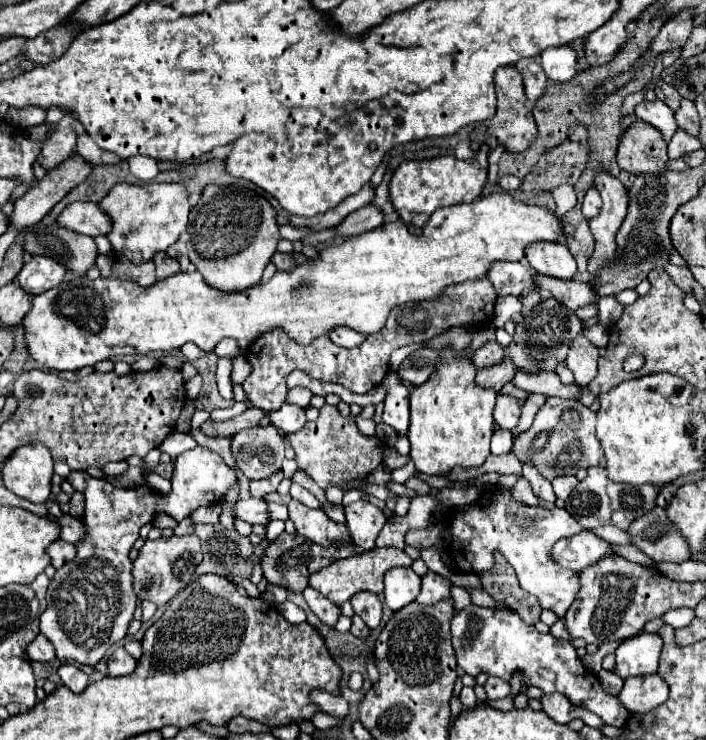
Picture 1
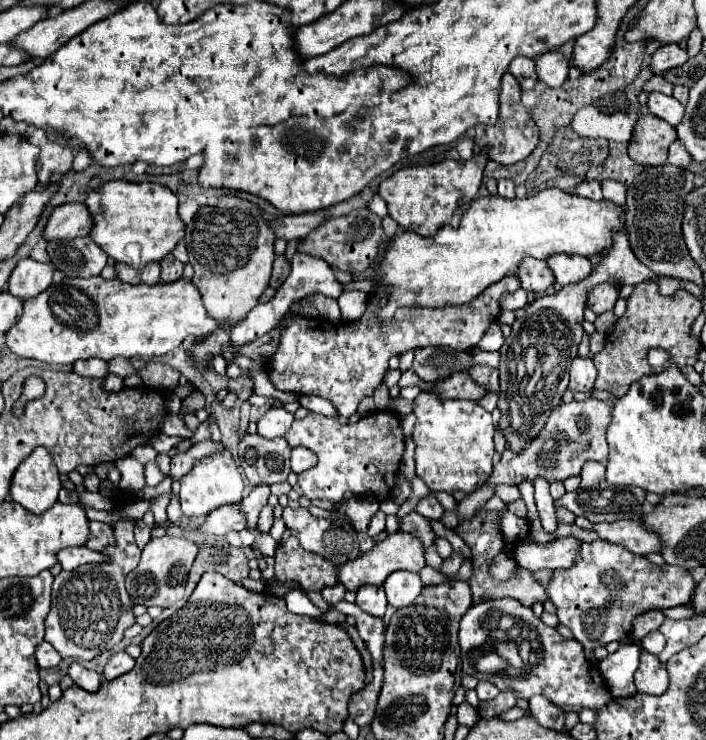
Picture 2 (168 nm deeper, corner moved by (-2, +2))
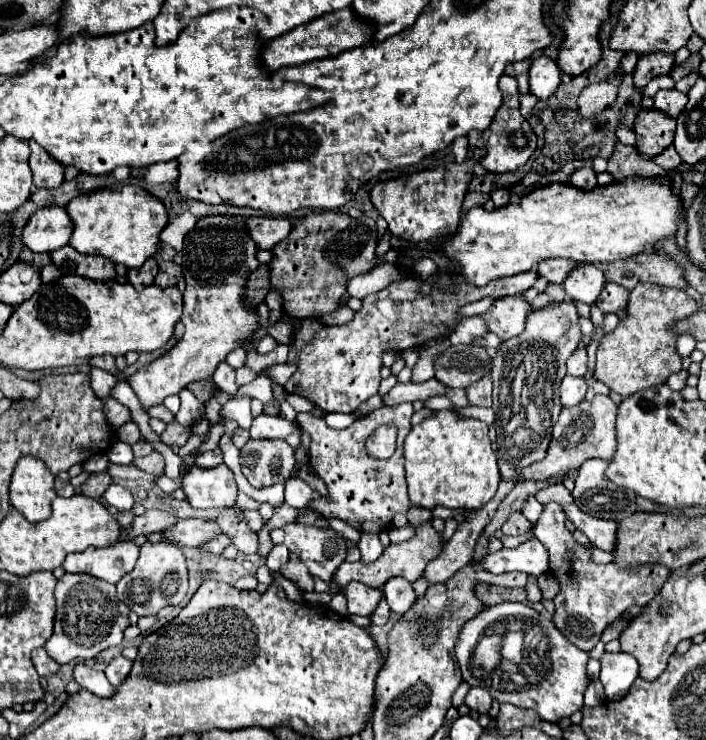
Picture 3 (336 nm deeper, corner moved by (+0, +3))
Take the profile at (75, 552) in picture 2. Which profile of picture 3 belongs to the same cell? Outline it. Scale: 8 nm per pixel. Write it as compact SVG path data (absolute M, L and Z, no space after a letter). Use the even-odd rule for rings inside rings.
M118 542L108 548L92 548L68 554L64 570L72 574L90 574L116 584L136 564L140 546L134 542Z

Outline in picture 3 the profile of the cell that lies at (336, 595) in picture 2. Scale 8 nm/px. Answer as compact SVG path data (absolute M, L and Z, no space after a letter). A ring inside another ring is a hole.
M300 522L286 524L284 532L284 544L288 550L300 556L314 578L320 578L332 586L332 576L348 554L346 538L334 528L306 526Z

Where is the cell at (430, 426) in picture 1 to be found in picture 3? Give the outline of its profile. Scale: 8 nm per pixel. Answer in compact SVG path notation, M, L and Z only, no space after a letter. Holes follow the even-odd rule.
M440 410L436 414L426 416L420 424L416 424L404 442L406 456L406 482L410 502L422 508L446 506L446 508L480 508L484 506L496 492L500 482L496 454L490 446L488 424L476 418L464 418L452 410Z

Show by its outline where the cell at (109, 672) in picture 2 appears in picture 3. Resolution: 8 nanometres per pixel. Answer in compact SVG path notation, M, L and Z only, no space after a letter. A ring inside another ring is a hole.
M120 654L120 656L112 658L112 662L106 666L104 674L106 674L106 678L110 680L112 686L120 686L122 680L128 676L130 668L132 668L132 660L128 660L128 658L124 658L124 656Z

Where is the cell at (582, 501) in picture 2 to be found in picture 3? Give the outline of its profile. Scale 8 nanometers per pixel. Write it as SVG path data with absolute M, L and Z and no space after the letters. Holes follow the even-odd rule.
M592 458L576 472L574 504L590 516L620 522L636 512L636 494L620 488L606 478L606 460Z

